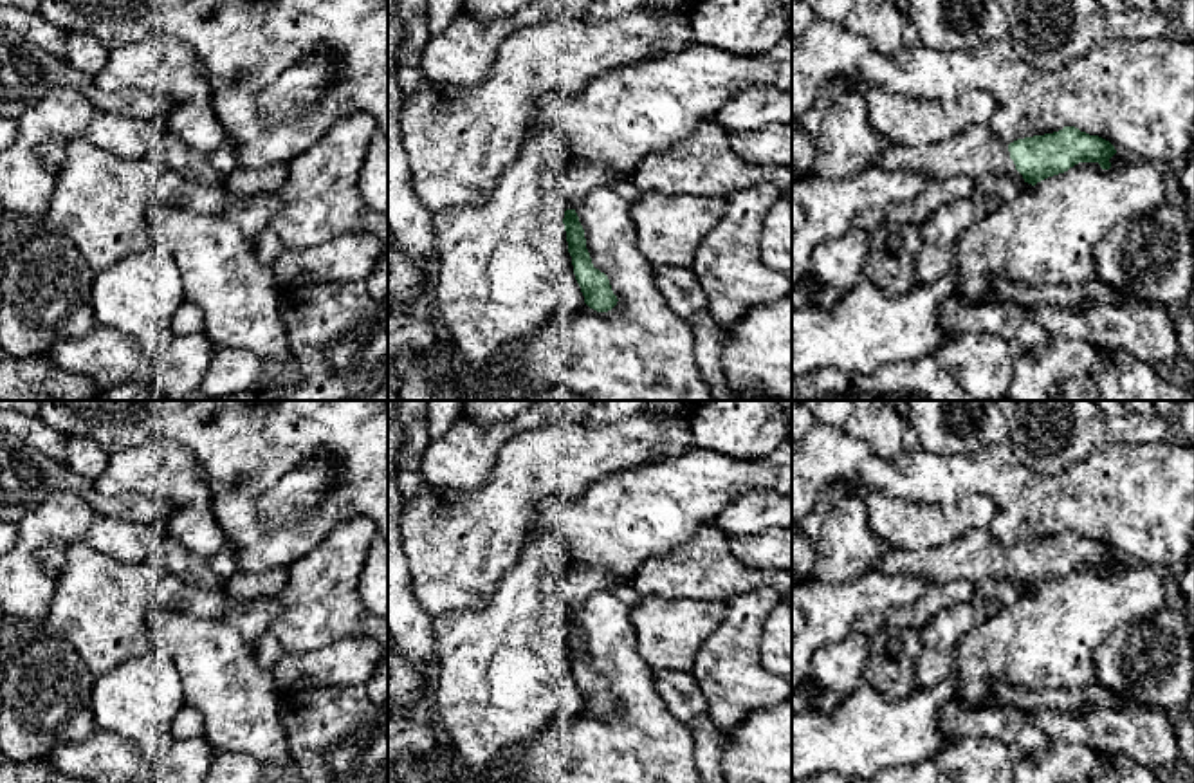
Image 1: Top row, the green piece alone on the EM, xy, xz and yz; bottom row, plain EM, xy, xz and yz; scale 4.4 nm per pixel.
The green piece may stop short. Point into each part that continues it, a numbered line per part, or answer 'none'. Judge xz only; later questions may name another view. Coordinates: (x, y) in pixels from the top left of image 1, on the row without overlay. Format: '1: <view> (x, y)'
1: xz (579, 581)

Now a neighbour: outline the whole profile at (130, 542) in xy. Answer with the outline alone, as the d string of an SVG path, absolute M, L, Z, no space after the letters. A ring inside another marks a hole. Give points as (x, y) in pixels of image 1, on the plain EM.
M96 514L81 543L123 563L155 556L162 527Z

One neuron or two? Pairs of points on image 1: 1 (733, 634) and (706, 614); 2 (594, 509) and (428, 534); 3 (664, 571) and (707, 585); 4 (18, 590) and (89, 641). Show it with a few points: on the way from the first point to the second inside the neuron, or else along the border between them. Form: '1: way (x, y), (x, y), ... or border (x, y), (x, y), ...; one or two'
1: border (724, 599), (724, 617), (695, 659); two
2: border (570, 498), (545, 498), (538, 506), (531, 525); two
3: way (675, 574), (697, 574); one
4: border (58, 580), (49, 610), (38, 621), (27, 625); two

